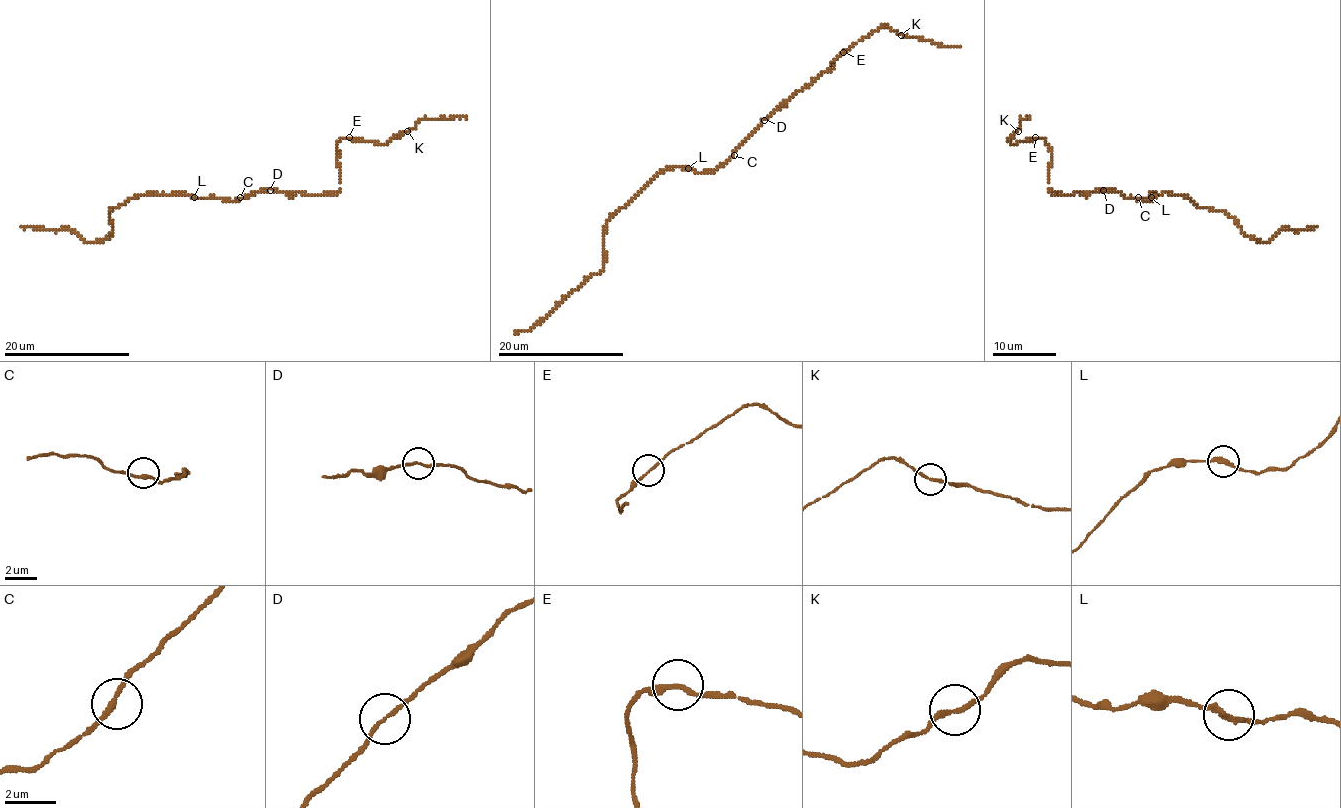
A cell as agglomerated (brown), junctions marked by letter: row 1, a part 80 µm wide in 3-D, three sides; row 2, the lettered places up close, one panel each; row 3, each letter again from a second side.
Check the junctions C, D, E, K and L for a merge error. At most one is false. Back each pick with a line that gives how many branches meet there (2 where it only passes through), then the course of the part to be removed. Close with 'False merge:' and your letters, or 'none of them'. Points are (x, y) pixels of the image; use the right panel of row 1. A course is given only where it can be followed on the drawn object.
False merge: none of them

